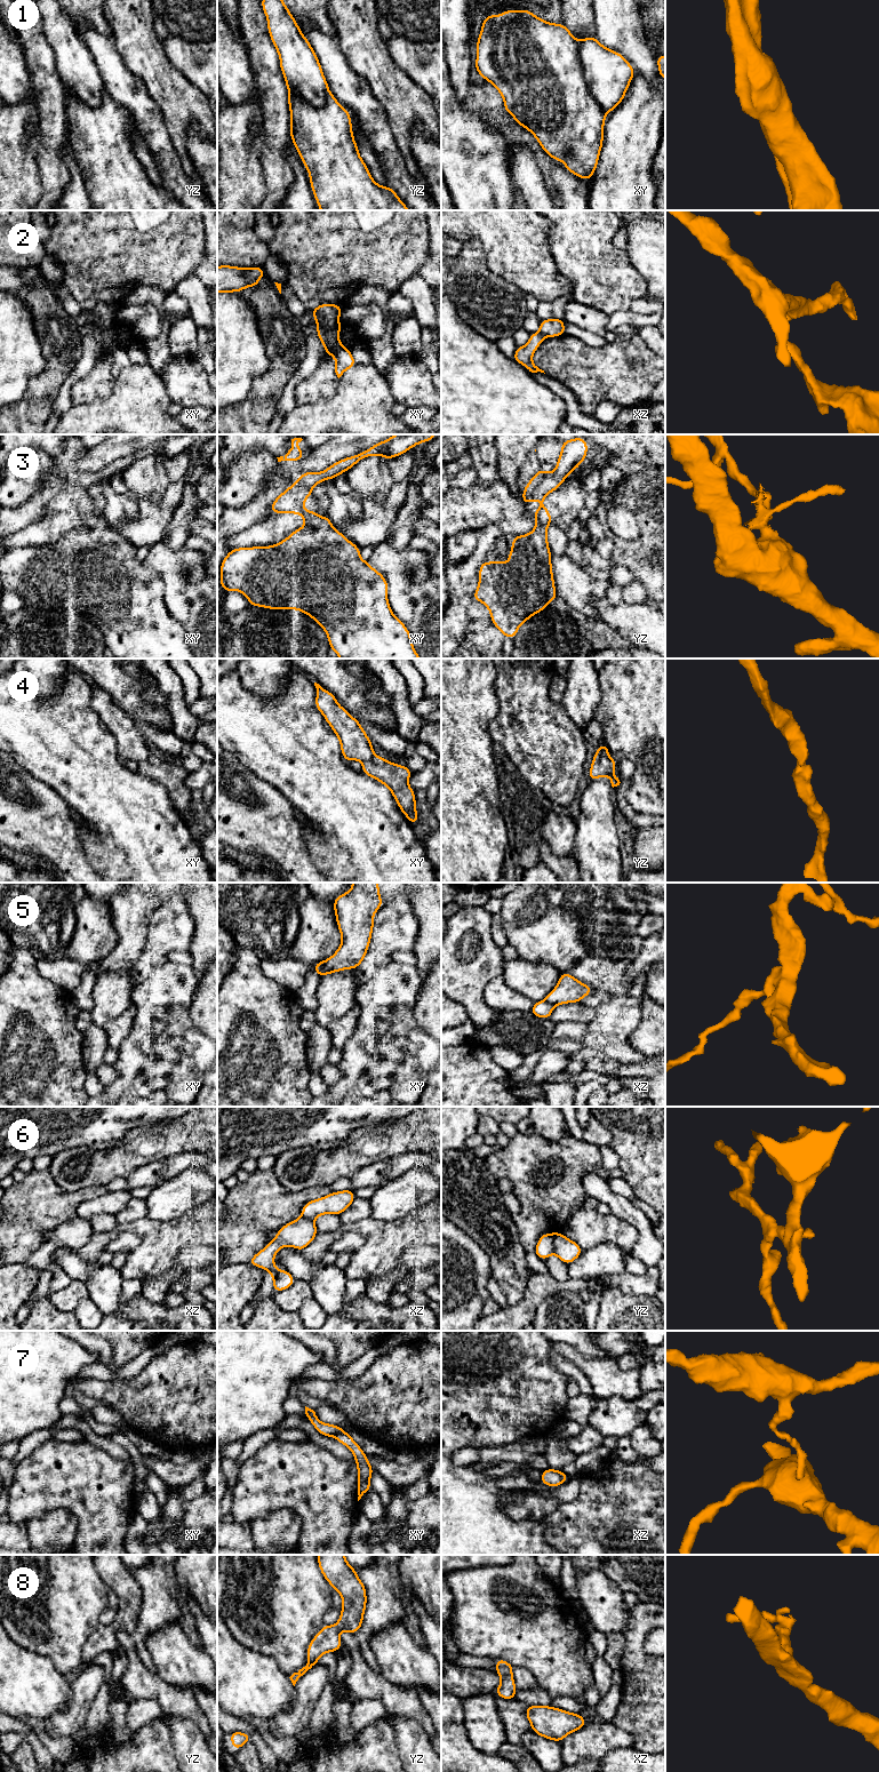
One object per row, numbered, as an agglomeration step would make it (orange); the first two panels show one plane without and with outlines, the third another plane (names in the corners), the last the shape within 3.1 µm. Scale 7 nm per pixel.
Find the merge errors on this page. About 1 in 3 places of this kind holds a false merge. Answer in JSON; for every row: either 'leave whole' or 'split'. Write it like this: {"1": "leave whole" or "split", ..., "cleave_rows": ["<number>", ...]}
{"1": "leave whole", "2": "split", "3": "leave whole", "4": "leave whole", "5": "split", "6": "split", "7": "split", "8": "leave whole", "cleave_rows": ["2", "5", "6", "7"]}

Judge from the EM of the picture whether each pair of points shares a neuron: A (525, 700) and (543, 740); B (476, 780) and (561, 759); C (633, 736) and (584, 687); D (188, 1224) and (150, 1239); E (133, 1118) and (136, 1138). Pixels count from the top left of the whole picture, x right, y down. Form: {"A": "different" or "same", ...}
{"A": "same", "B": "different", "C": "different", "D": "same", "E": "different"}

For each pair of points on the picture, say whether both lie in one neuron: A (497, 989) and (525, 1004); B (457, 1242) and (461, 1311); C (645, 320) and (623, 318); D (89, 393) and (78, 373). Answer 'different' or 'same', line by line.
A: same
B: same
C: same
D: different

